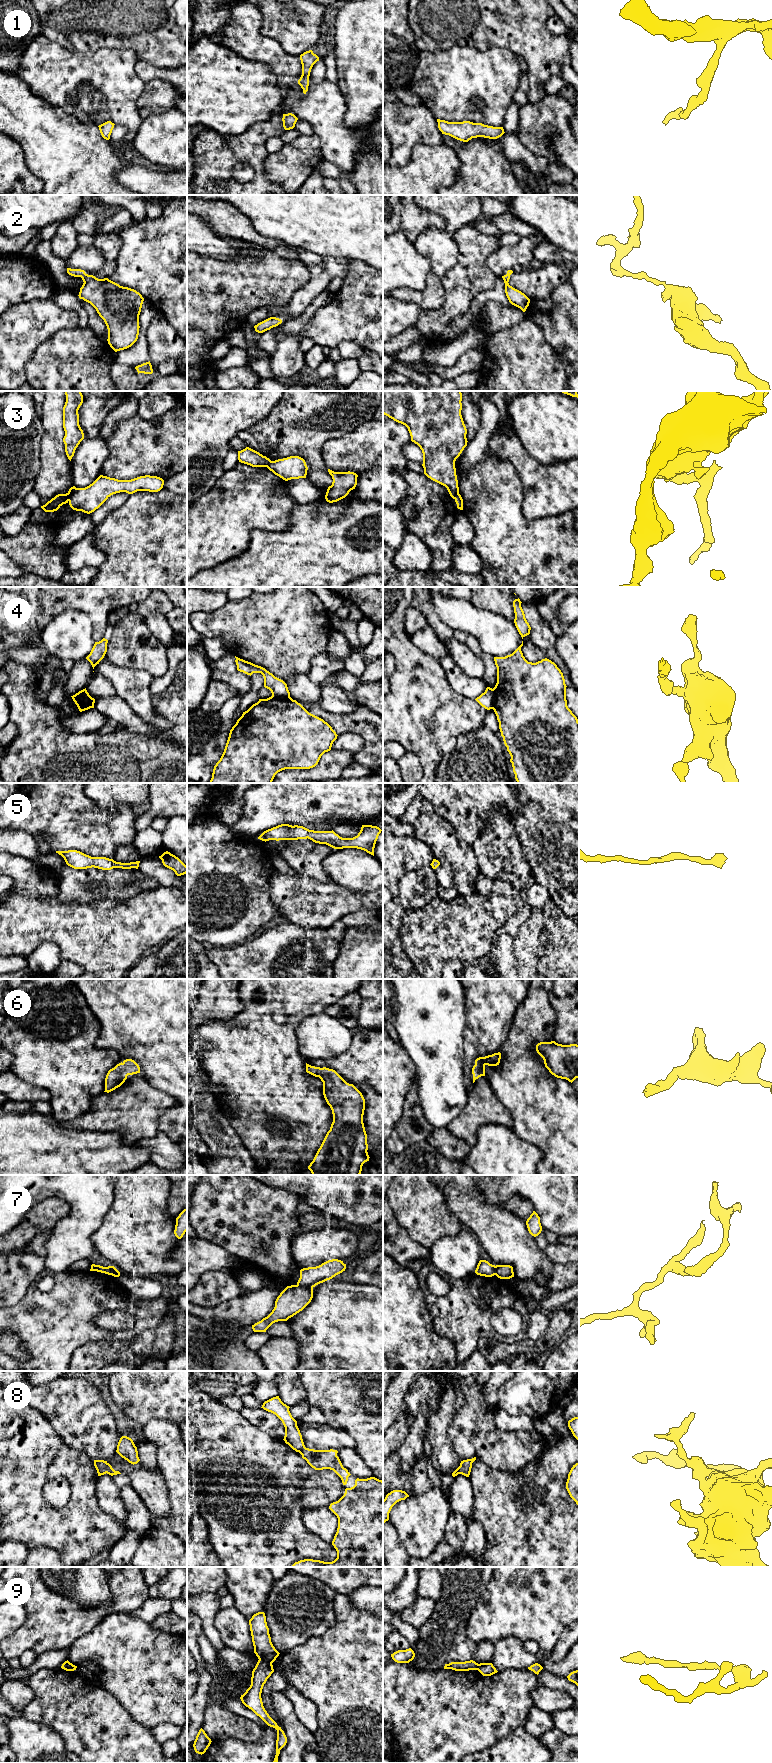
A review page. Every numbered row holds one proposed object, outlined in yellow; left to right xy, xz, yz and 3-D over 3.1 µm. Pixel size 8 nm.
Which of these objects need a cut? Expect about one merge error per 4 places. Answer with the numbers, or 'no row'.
3, 4, 7, 8

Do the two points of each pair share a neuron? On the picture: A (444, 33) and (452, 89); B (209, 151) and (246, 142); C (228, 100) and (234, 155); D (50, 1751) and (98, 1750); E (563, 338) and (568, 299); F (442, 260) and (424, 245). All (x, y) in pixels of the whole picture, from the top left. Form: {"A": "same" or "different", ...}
{"A": "different", "B": "same", "C": "different", "D": "different", "E": "same", "F": "same"}

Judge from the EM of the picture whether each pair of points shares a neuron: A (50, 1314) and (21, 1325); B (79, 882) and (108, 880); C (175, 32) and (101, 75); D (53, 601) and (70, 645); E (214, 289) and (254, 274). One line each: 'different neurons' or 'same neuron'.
A: same neuron
B: same neuron
C: different neurons
D: different neurons
E: same neuron

